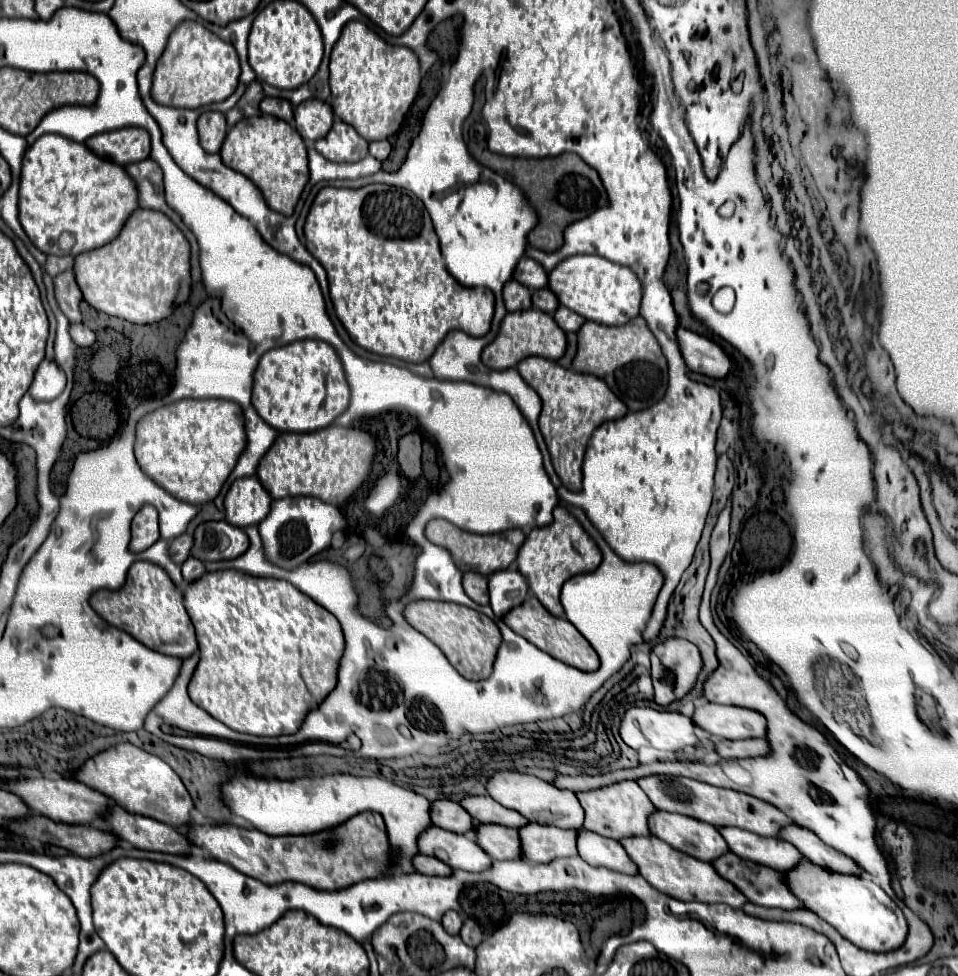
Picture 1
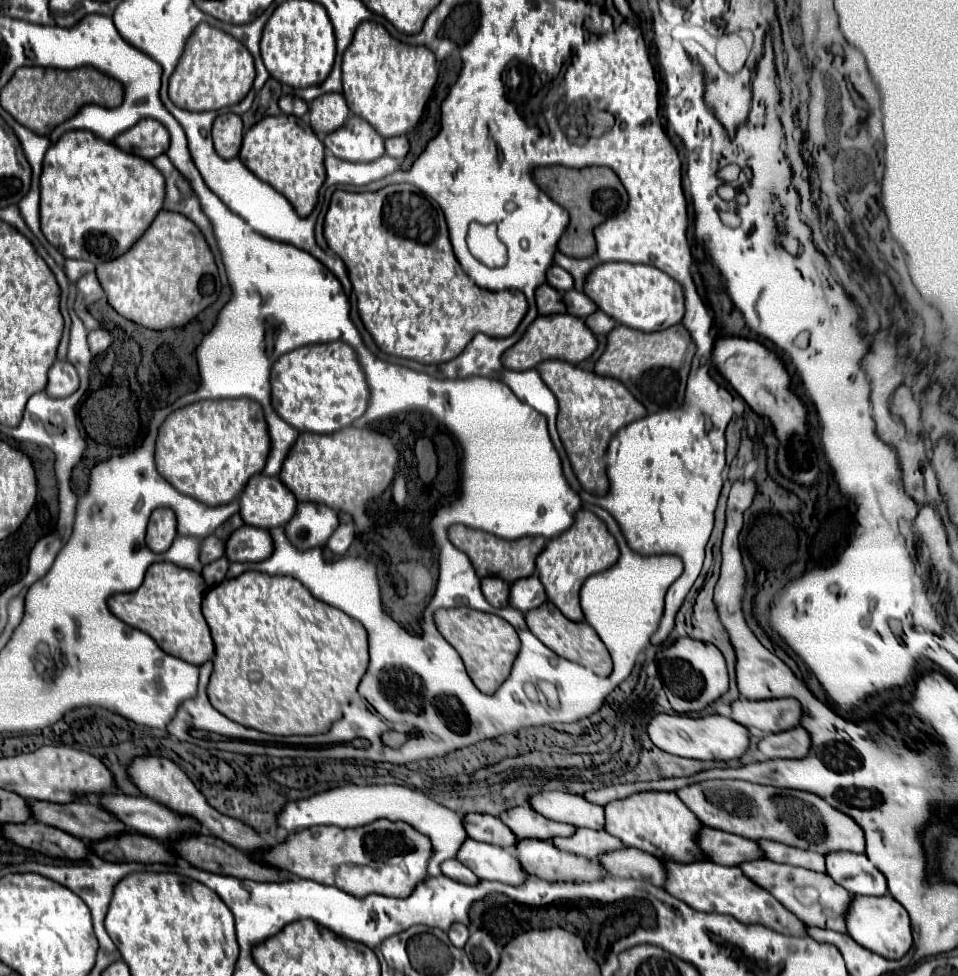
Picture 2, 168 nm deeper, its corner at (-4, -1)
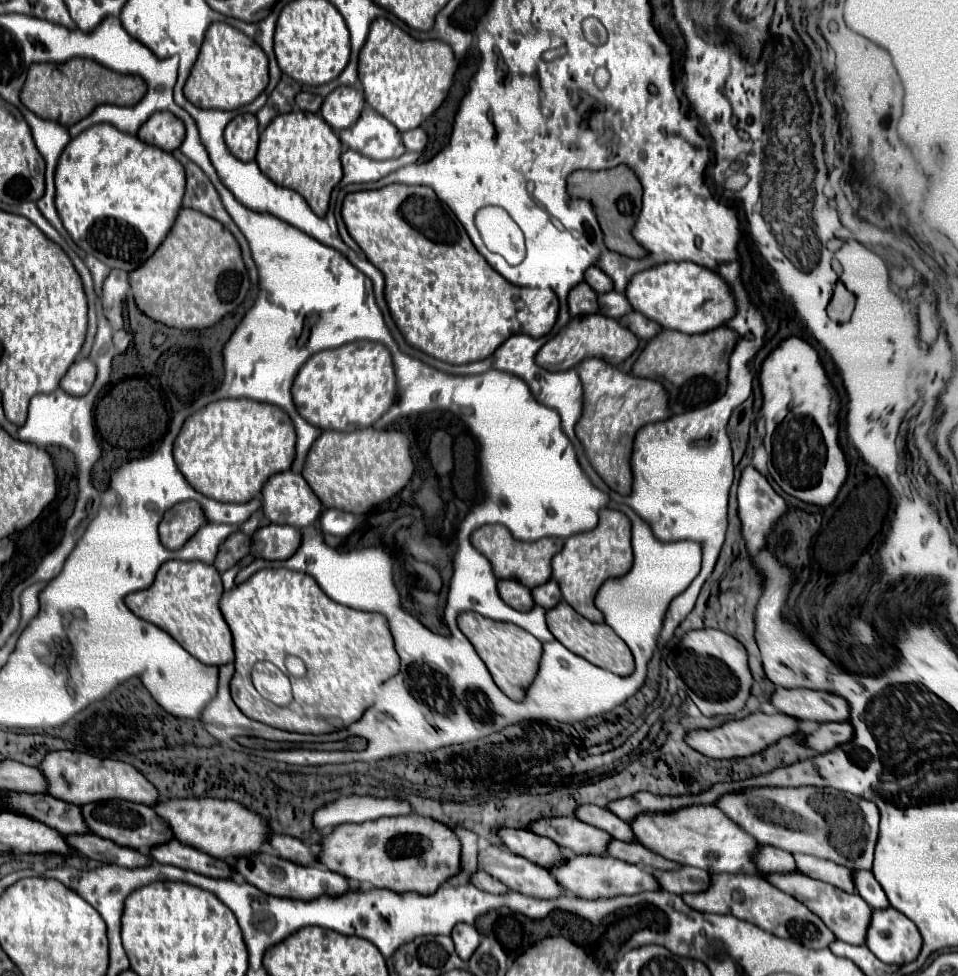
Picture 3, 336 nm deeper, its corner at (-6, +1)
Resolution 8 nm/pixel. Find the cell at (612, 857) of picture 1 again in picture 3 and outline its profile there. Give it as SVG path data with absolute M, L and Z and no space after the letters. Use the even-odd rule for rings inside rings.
M683 867L675 873L655 873L659 877L661 889L683 895L683 893L701 893L711 885L711 873L697 867Z

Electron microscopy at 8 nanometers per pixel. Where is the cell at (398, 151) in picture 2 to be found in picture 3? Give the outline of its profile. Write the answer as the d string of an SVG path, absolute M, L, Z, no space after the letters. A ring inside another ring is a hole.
M413 129L403 133L403 143L409 151L423 151L427 145L427 133L423 129Z

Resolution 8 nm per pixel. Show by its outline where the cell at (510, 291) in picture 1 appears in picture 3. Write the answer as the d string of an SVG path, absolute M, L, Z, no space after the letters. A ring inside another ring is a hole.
M577 285L571 293L569 293L569 313L571 315L591 315L599 311L599 301L597 301L597 293L587 285Z

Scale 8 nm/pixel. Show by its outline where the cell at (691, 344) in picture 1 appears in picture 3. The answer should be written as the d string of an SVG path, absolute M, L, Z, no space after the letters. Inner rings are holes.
M789 337L765 359L759 381L767 423L765 449L769 451L769 475L785 493L811 505L829 507L847 479L849 465L839 447L837 409L841 397L817 349L805 339Z

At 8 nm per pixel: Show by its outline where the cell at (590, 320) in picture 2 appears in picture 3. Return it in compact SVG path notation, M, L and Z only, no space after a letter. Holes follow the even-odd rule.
M629 313L629 315L621 317L619 321L621 321L621 325L629 327L629 329L631 329L637 337L641 337L643 341L653 339L655 335L659 335L659 333L663 331L663 327L661 327L659 323L655 323L655 321L647 319L647 317L645 317L645 315L641 315L641 313Z

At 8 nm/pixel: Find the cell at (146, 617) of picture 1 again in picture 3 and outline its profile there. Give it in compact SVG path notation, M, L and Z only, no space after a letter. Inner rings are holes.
M167 561L157 571L153 585L145 591L131 593L125 603L141 619L165 629L183 649L207 665L227 665L235 661L233 635L221 615L219 599L223 583L219 571L203 561Z

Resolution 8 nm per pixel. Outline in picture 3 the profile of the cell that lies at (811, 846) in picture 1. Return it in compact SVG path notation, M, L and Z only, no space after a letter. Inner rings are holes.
M863 871L863 873L855 873L855 885L857 885L857 893L873 907L873 909L887 909L889 901L881 889L881 885L875 881L871 871Z

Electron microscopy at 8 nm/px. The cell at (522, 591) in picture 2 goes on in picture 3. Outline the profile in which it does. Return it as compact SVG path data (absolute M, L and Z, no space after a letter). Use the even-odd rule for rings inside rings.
M551 581L551 583L545 583L541 587L535 587L533 593L535 593L535 603L543 605L547 609L555 607L561 601L561 591L559 591L557 581Z

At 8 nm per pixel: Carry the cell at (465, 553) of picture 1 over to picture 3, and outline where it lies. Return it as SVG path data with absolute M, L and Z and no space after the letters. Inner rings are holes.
M485 525L481 529L477 529L471 537L473 545L491 559L495 575L499 579L515 579L515 581L523 581L523 585L527 587L539 587L543 583L547 583L551 579L551 559L561 551L563 547L563 539L539 539L539 541L519 541L515 539L507 527L503 525Z

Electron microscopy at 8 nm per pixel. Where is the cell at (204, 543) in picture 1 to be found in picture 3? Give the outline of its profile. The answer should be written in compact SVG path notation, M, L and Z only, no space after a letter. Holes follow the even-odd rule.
M267 525L253 535L251 553L269 561L283 561L297 553L301 545L301 531L291 525Z

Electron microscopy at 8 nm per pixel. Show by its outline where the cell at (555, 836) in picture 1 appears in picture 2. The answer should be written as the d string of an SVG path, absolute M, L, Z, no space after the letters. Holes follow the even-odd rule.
M577 829L571 837L555 837L551 843L559 851L567 851L571 855L585 857L589 861L595 861L599 853L603 851L613 851L623 847L623 843L609 835L607 831L595 831L595 829Z

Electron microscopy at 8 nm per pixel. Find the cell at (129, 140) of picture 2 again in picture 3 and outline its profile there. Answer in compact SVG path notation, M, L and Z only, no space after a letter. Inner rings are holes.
M159 111L149 117L149 121L137 133L143 141L157 145L165 151L175 151L185 139L185 125L169 111Z

